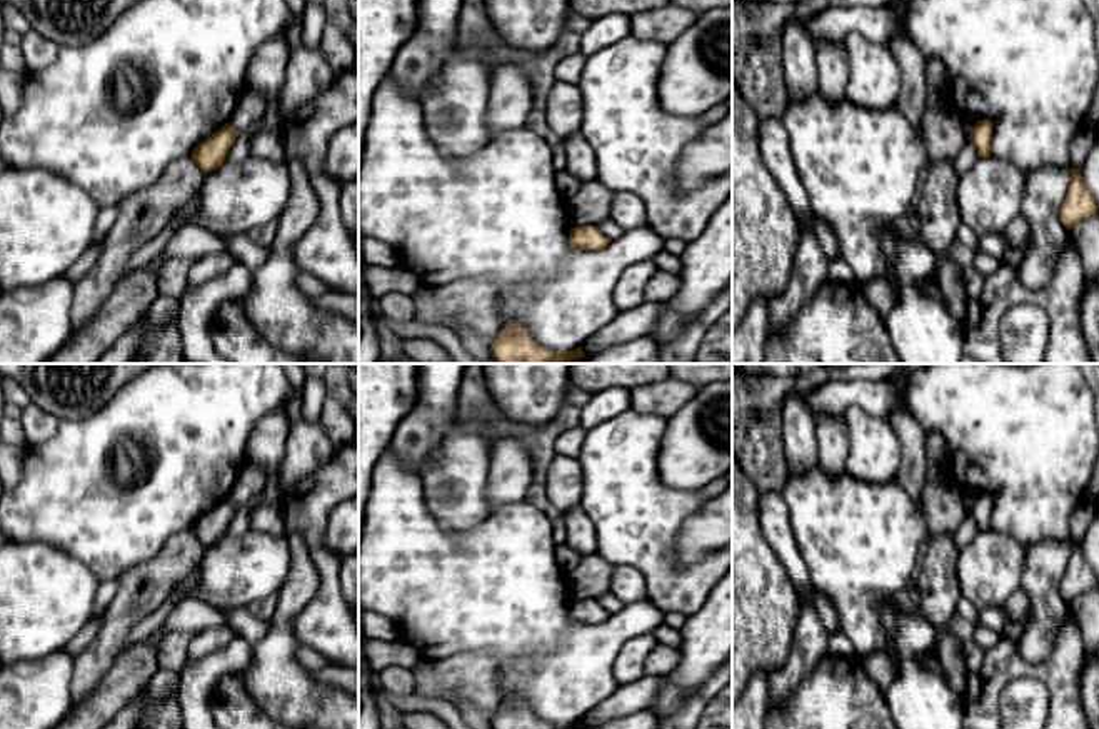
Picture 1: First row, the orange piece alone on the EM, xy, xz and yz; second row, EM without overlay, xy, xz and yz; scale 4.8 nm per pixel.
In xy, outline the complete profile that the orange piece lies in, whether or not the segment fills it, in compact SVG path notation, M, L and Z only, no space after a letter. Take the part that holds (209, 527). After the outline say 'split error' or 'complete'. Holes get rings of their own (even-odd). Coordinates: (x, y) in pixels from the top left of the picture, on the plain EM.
M225 497L220 504L212 507L208 512L200 515L193 525L192 530L195 537L205 545L212 545L217 540L220 540L225 534L225 529L228 527L232 517L240 509L238 504Z | complete

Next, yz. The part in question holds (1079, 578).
M1081 540L1071 542L1071 547L1072 551L1067 562L1067 569L1062 576L1059 587L1061 596L1067 604L1071 604L1081 594L1094 589L1099 582L1094 576L1094 571L1082 556Z | complete

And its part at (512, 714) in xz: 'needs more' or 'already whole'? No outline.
already whole

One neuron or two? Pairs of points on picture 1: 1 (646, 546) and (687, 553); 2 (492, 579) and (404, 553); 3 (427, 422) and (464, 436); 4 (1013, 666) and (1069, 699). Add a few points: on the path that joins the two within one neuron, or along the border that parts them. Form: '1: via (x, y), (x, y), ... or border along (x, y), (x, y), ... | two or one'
1: border along (692, 516), (682, 524), (677, 537), (679, 568) | two
2: via (471, 579), (431, 579), (426, 574) | one
3: border along (457, 414), (447, 436), (426, 462) | two
4: via (1026, 671), (1041, 671), (1056, 686) | one

